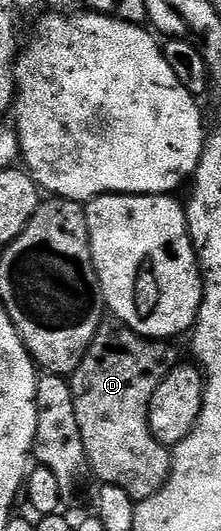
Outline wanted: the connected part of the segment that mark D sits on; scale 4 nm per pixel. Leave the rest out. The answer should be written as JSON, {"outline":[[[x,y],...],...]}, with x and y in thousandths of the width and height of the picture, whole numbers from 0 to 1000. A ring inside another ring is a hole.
{"outline":[[[507,606],[507,612],[498,610],[457,616],[452,627],[421,637],[394,667],[362,678],[353,697],[330,701],[317,710],[326,748],[335,750],[335,787],[353,787],[353,810],[371,810],[371,840],[398,857],[398,881],[407,889],[439,896],[457,913],[511,911],[534,915],[538,921],[570,923],[570,930],[597,942],[629,945],[679,938],[697,930],[715,930],[715,923],[733,923],[733,915],[760,906],[760,895],[778,891],[778,853],[747,838],[706,831],[706,821],[688,815],[688,804],[670,793],[670,766],[697,750],[697,734],[715,734],[715,727],[733,718],[778,702],[783,693],[801,691],[805,678],[796,678],[792,659],[774,655],[783,650],[765,642],[679,640],[665,633],[629,633],[602,618],[566,618],[525,606]]]}

